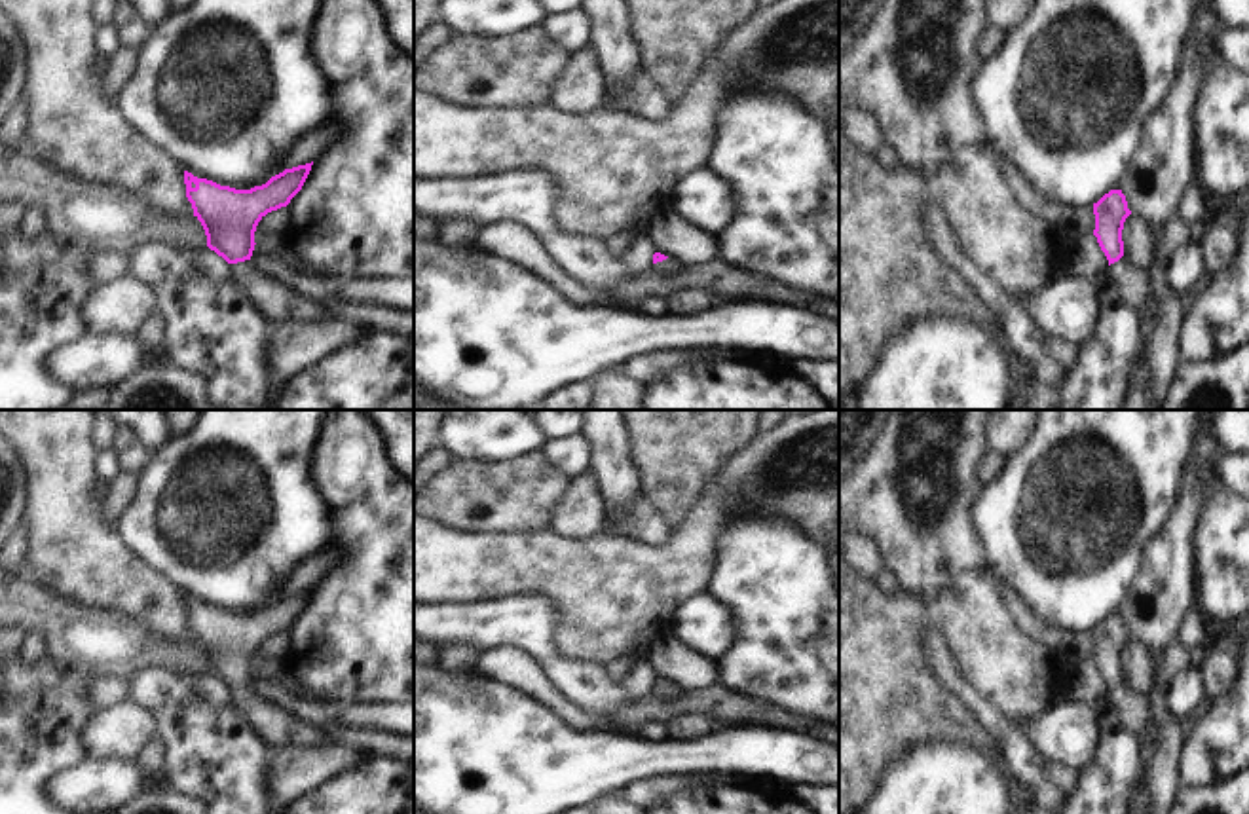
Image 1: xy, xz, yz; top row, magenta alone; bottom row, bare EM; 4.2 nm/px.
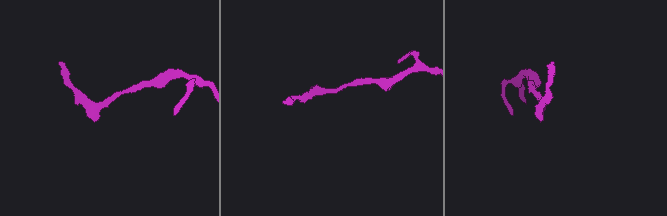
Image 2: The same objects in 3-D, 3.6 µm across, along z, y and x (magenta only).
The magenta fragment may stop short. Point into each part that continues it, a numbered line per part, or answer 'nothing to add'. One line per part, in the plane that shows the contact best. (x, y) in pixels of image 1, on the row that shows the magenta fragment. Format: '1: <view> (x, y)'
1: xy (278, 304)

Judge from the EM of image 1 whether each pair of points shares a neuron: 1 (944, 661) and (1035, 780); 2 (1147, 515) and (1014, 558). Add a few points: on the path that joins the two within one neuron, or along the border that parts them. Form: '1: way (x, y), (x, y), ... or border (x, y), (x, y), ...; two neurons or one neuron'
1: way (963, 691), (1018, 750); one neuron
2: way (1115, 522), (1067, 522), (1048, 528); one neuron

